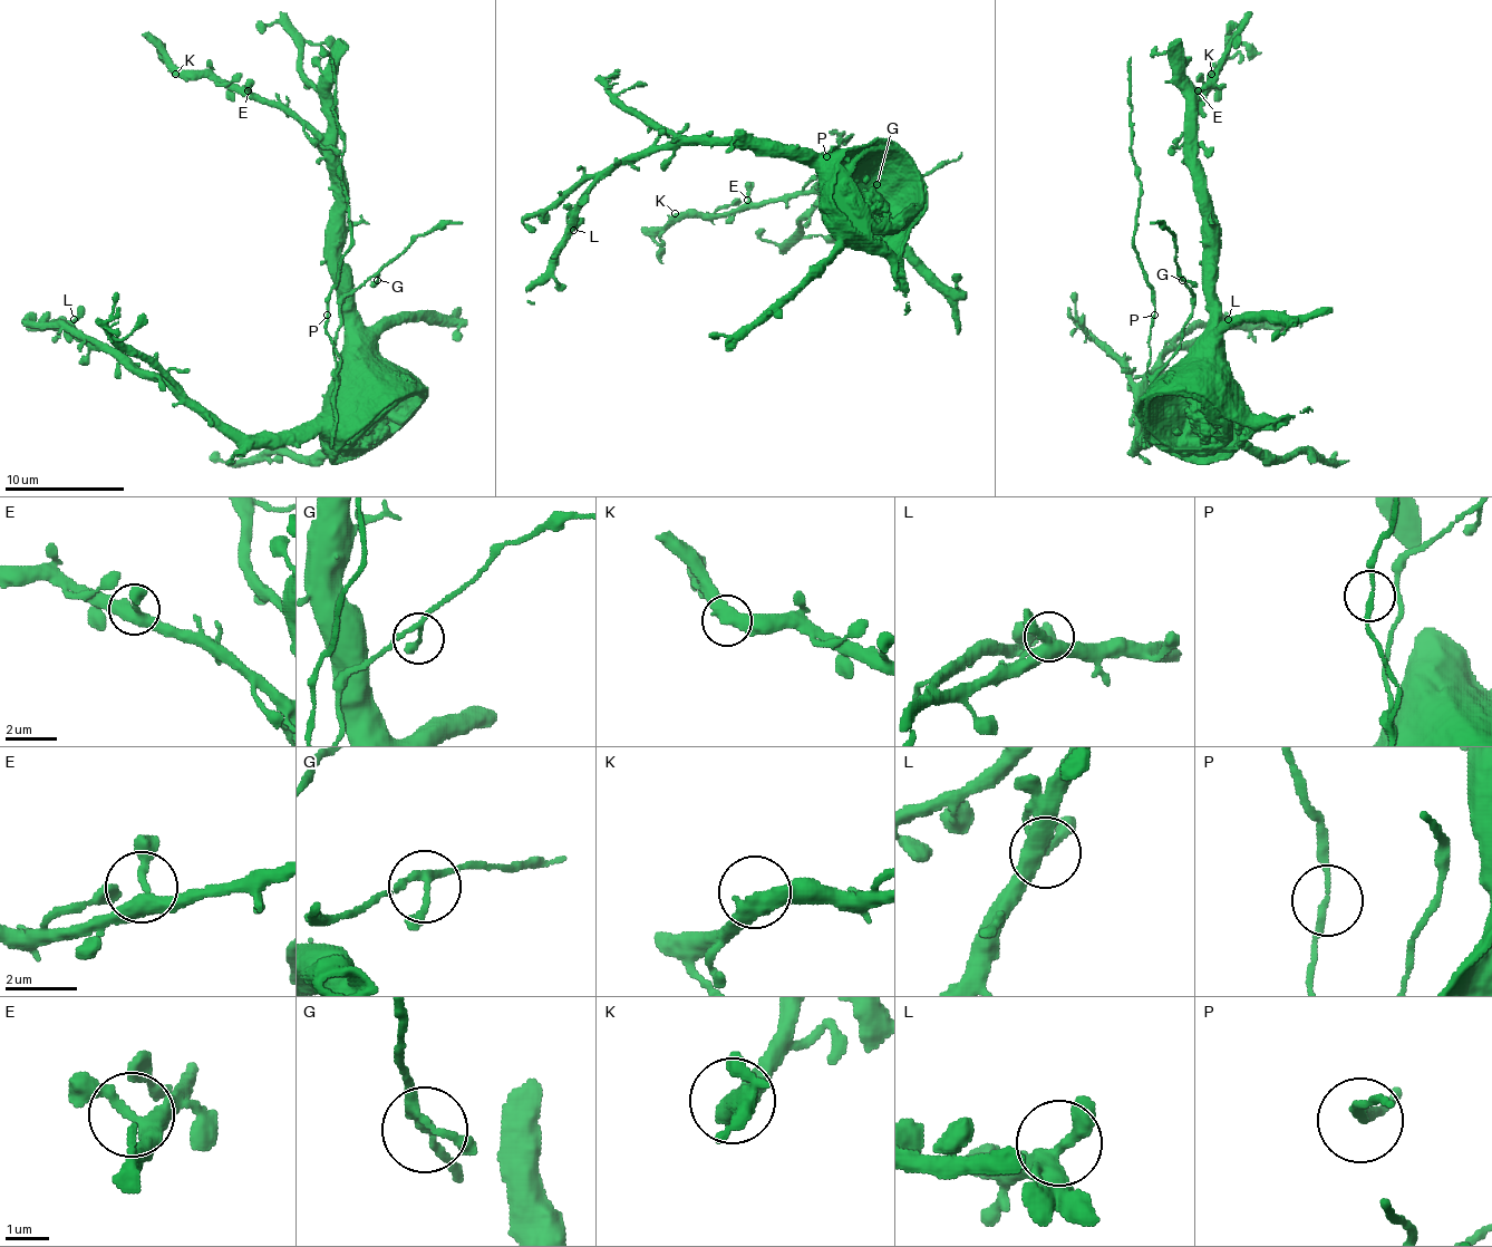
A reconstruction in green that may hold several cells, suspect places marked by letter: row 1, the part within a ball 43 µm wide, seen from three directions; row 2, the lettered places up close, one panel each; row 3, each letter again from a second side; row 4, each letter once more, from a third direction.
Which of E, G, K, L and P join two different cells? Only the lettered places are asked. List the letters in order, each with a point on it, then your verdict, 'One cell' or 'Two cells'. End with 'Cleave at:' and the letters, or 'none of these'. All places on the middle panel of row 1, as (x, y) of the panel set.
E: Place: (747, 200). One cell
G: Place: (877, 184). One cell
K: Place: (675, 213). One cell
L: Place: (573, 230). One cell
P: Place: (826, 156). One cell
Cleave at: none of these

